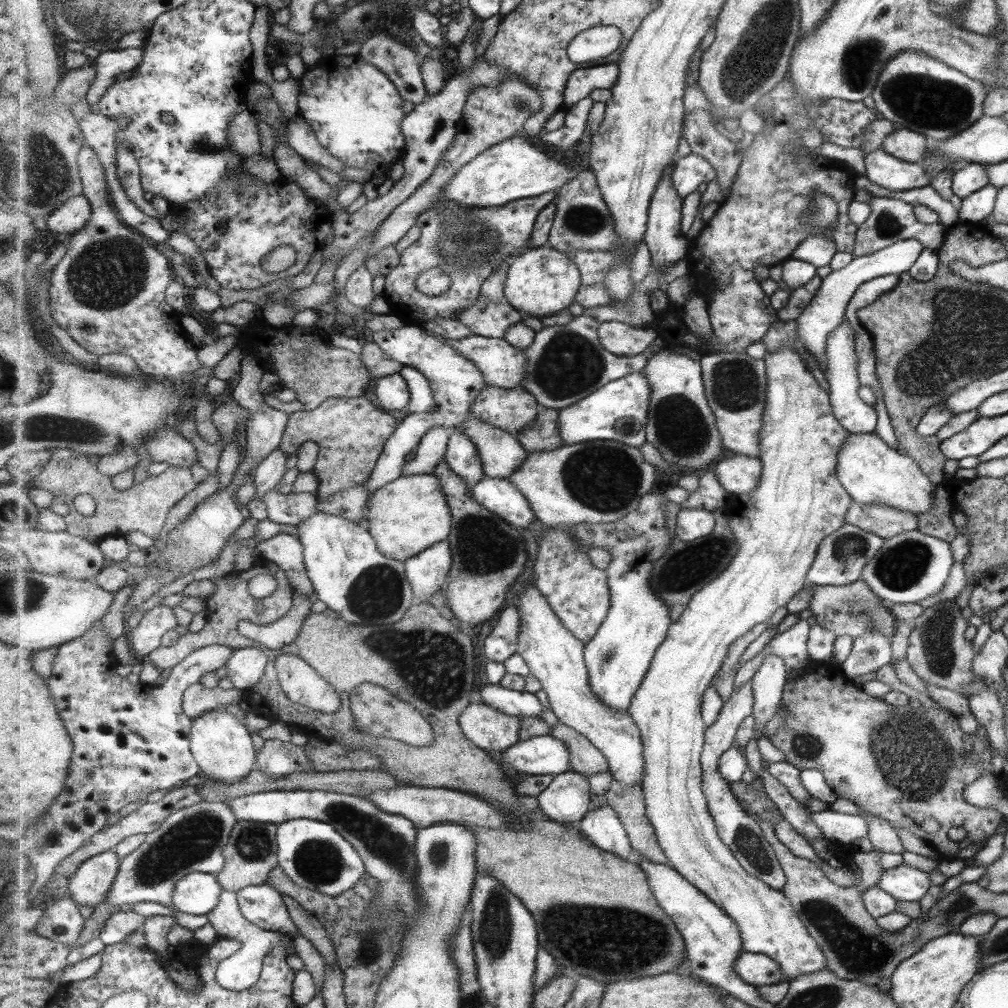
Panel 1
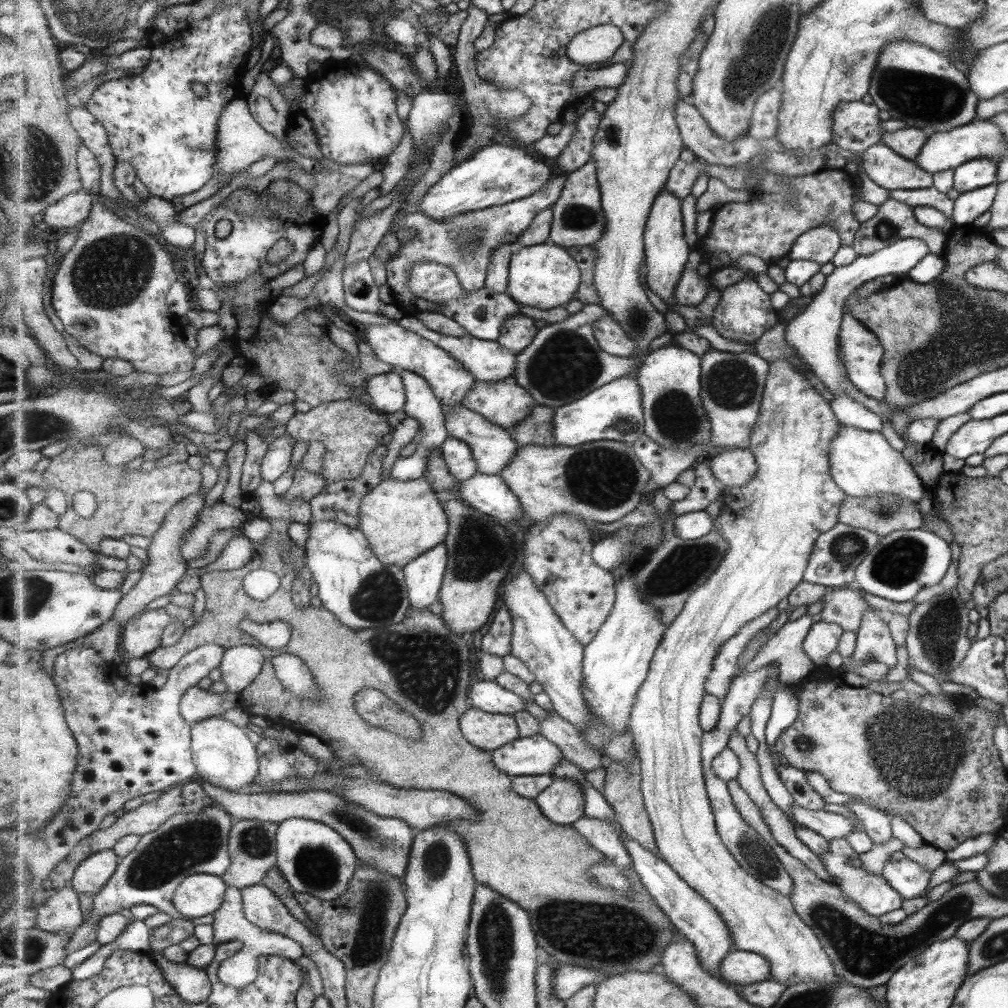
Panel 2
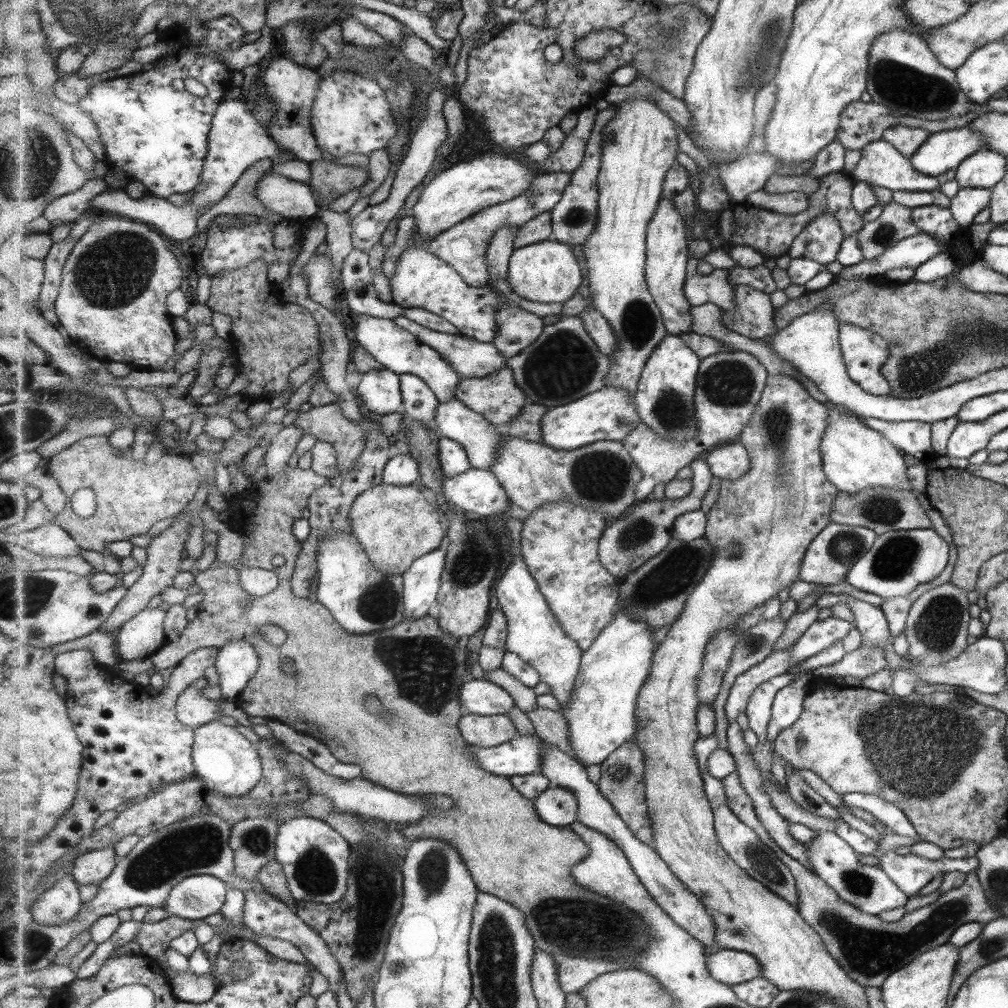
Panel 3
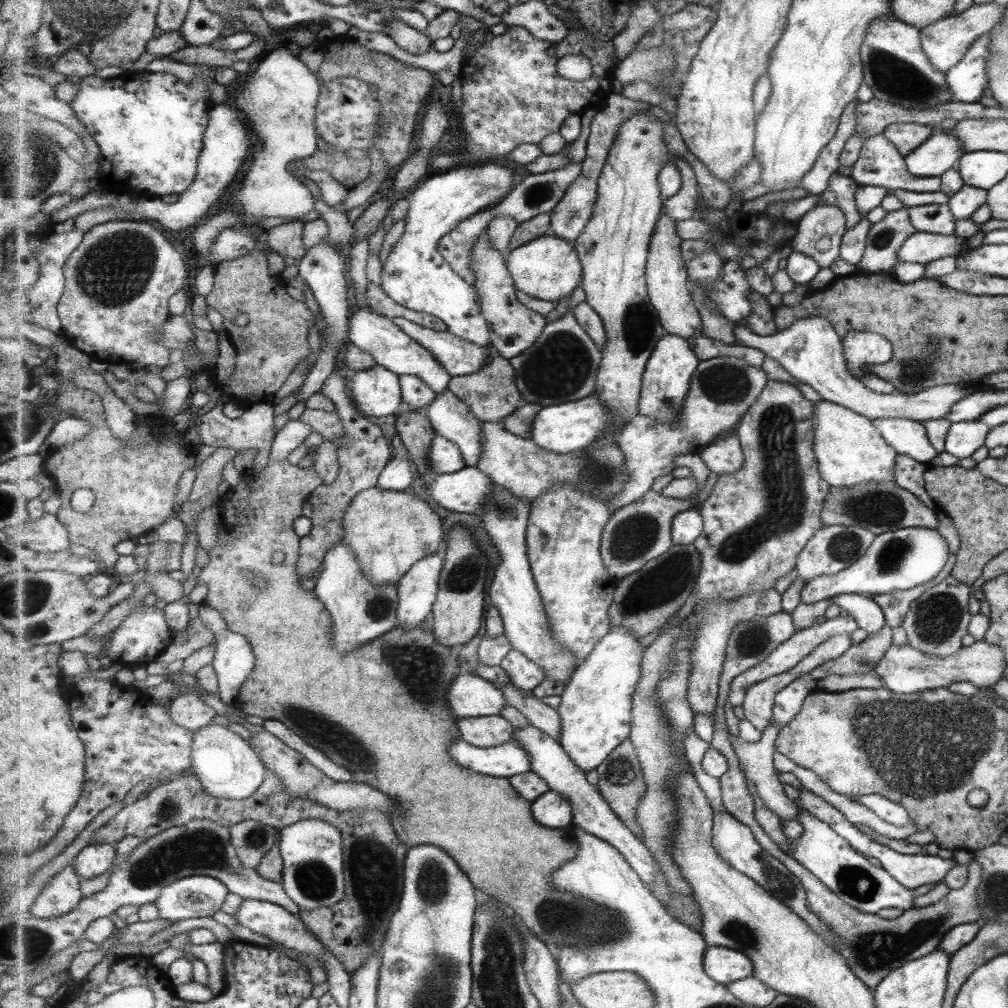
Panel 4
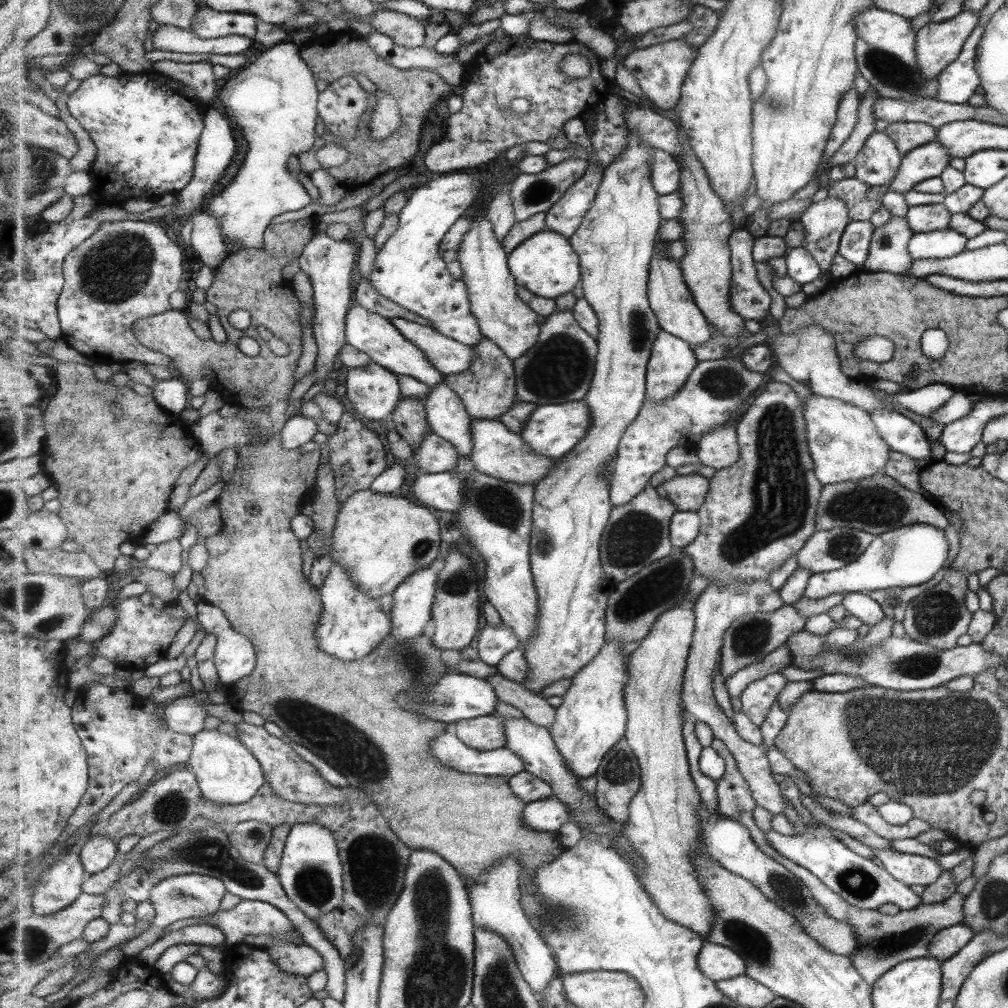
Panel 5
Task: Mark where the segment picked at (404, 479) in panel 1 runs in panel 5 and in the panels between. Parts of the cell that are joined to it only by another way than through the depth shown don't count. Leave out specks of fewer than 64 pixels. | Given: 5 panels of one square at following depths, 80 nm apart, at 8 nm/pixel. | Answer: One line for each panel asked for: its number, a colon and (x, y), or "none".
2: (403, 519)
3: (396, 524)
4: (390, 531)
5: (381, 539)

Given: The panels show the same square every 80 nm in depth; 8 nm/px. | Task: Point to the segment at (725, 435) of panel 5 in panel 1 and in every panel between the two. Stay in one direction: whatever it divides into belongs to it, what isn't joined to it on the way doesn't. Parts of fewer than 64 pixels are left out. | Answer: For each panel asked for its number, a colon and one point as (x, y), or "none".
1: (739, 474)
2: (736, 467)
3: (731, 462)
4: (725, 456)

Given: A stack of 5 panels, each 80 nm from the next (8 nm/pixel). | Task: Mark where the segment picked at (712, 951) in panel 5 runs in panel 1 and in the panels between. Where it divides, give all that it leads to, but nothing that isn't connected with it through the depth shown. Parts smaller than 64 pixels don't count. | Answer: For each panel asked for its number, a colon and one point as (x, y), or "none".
1: (760, 970)
2: (744, 968)
3: (731, 966)
4: (726, 965)

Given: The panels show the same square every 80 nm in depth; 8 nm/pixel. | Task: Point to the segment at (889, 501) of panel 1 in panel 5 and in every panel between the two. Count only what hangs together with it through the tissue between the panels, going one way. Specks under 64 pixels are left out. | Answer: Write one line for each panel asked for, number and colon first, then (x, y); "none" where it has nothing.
2: (862, 463)
3: (855, 457)
4: (851, 451)
5: (845, 445)

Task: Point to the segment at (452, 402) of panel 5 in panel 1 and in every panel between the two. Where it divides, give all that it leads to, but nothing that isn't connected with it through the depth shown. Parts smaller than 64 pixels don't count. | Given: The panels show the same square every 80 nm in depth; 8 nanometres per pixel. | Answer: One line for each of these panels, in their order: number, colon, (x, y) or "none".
1: (502, 453)
2: (494, 448)
3: (482, 440)
4: (452, 418)

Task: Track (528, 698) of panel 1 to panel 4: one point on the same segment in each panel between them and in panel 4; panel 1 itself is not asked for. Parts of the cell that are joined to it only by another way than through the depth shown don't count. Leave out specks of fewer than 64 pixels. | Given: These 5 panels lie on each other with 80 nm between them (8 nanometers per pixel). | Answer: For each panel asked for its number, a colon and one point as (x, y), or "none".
2: (489, 696)
3: (483, 697)
4: (471, 696)

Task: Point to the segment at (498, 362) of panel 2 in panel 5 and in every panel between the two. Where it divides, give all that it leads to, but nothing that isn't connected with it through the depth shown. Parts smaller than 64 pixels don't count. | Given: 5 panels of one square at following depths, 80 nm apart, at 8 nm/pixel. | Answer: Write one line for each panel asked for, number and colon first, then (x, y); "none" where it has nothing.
3: (472, 359)
4: (460, 357)
5: (451, 357)

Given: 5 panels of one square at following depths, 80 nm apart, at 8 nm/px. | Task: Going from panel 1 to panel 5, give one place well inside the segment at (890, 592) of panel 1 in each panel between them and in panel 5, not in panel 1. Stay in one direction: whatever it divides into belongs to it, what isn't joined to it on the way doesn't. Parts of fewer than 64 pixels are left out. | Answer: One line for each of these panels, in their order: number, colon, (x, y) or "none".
2: (902, 563)
3: (899, 560)
4: (905, 558)
5: (911, 555)

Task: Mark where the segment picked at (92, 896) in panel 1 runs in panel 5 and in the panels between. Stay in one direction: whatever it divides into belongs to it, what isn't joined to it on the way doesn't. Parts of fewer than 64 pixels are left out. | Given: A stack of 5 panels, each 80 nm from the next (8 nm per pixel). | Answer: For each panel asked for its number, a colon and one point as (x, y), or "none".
2: (92, 876)
3: (94, 867)
4: (93, 860)
5: (97, 853)

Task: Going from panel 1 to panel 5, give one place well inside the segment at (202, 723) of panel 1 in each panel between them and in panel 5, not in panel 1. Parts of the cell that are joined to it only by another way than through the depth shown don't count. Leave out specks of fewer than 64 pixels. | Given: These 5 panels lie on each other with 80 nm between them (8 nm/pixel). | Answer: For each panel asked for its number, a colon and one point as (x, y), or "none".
2: (224, 755)
3: (226, 762)
4: (228, 767)
5: (227, 772)

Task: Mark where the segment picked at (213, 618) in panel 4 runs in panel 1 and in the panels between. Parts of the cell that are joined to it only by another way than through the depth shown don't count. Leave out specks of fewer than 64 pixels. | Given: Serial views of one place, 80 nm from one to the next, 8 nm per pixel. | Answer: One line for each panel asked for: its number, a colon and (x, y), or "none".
1: (247, 667)
2: (241, 666)
3: (238, 662)

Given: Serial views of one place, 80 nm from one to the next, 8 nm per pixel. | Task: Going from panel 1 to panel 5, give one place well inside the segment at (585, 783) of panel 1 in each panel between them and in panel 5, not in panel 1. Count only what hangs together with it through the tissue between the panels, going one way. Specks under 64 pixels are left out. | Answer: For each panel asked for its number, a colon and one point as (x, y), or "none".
2: (563, 802)
3: (558, 806)
4: (552, 810)
5: (550, 815)

